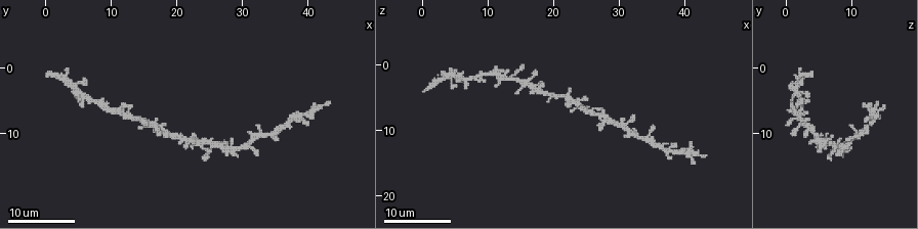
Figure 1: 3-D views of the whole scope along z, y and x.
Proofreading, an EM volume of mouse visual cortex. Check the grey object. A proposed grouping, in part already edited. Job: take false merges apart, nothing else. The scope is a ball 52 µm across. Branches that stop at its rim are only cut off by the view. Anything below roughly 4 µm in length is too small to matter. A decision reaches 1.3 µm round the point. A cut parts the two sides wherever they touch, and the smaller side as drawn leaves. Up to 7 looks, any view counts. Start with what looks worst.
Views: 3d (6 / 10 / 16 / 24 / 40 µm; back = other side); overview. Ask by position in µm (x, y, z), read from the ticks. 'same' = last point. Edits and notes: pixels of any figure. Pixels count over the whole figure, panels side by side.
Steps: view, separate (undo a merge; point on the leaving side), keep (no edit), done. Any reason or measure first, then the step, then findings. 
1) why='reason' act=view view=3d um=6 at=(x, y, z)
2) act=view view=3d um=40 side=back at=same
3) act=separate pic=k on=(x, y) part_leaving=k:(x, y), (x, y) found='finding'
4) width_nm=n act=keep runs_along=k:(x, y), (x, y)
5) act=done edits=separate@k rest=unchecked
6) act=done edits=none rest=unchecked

why='looks like a crossing' act=view view=3d um=24 at=(16.5, 8.5, 2.5)

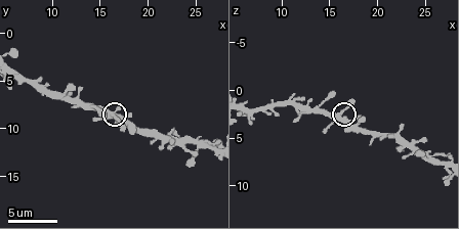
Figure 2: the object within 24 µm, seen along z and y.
why='zoom in' act=view view=3d um=10 at=(16.0, 8.2, 2.4)

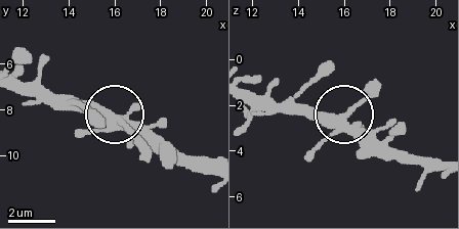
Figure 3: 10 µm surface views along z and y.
act=view view=3d um=10 side=back at=(16.0, 8.2, 2.5)

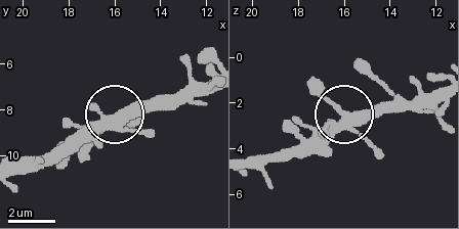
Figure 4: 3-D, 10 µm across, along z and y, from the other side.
width_nm=350 act=keep runs_along=4:(250, 165), (302, 154), (338, 122), (338, 109), (310, 82) found='continuous, no second neuron'

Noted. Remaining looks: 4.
why='looks like a crossing' act=view view=3d um=10 at=(25.6, 12.0, 7.4)

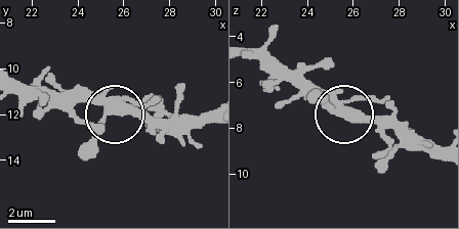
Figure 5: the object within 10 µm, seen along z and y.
act=keep found='all the same neuron'

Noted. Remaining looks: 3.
why='three-way junction' act=view view=3d um=10 at=(22.0, 11.4, 4.6)

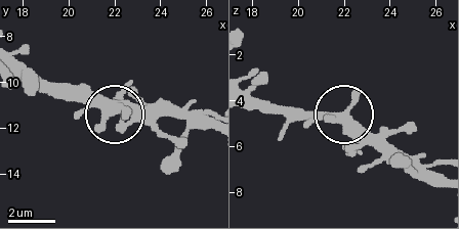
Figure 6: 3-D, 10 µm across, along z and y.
side_arm_um=27 act=keep found='one neuron here'

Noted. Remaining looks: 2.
act=view view=3d um=16 at=(35.0, 10.0, 11.0)

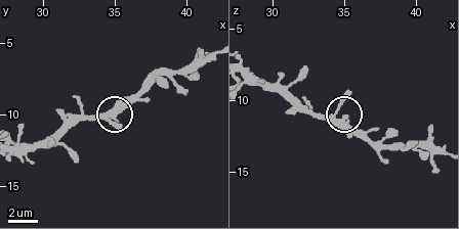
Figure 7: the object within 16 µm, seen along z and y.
act=view view=3d um=6 at=(34.8, 10.0, 11.6)

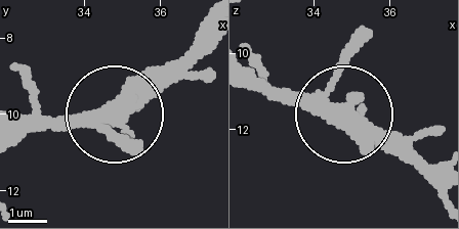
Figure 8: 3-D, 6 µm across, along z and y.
width_nm=350 act=keep runs_along=8:(22, 133), (110, 117), (195, 39) found='continuous, no second neuron'

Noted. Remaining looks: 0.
act=done edits=none rest=unchecked

